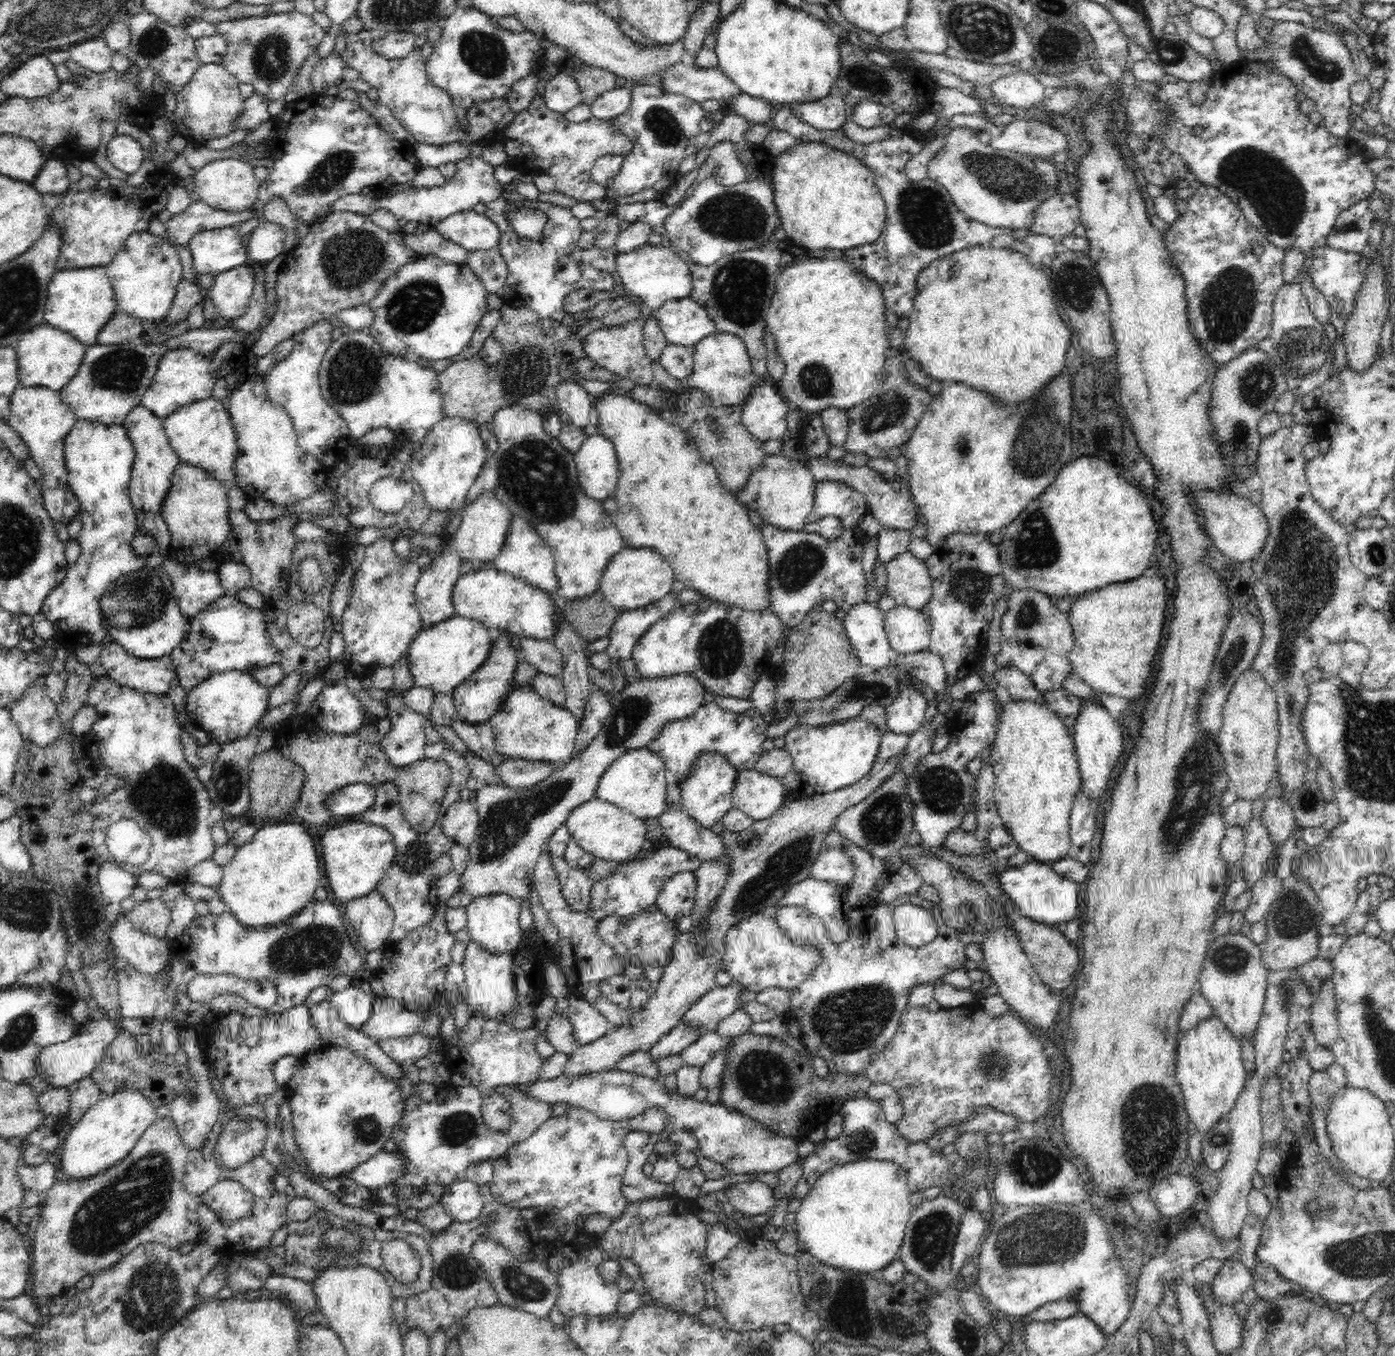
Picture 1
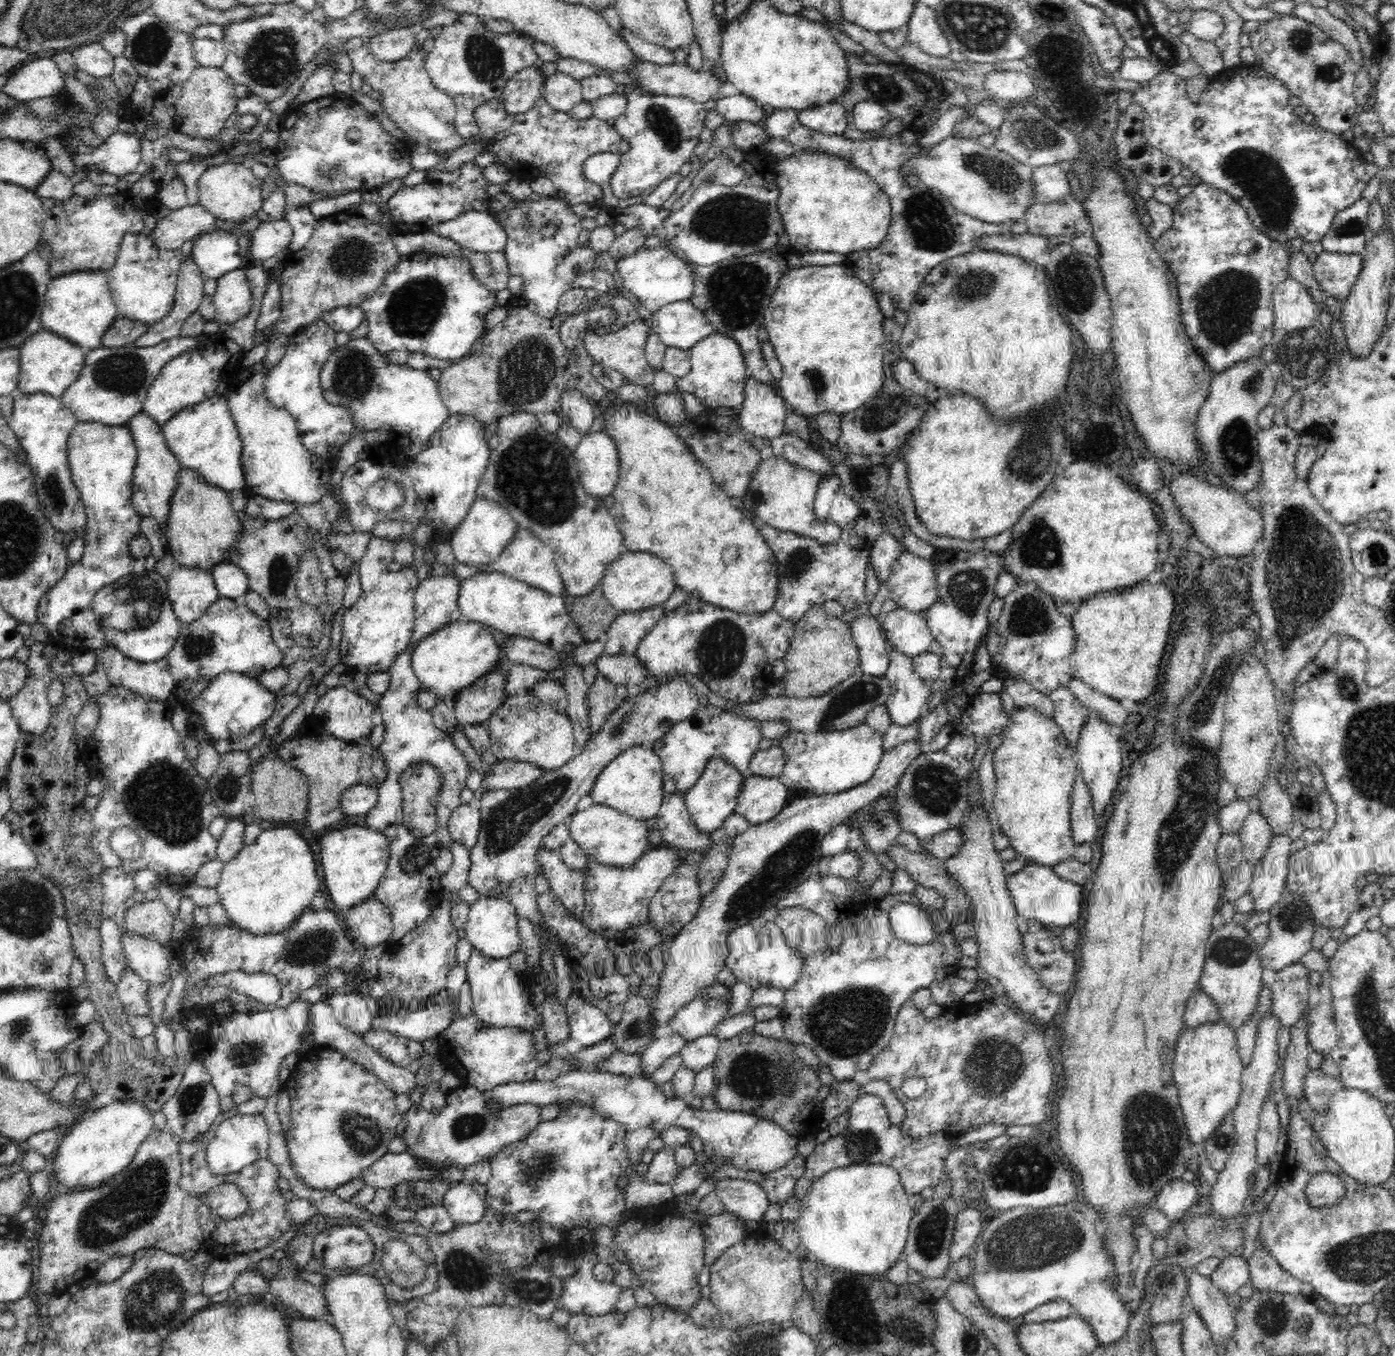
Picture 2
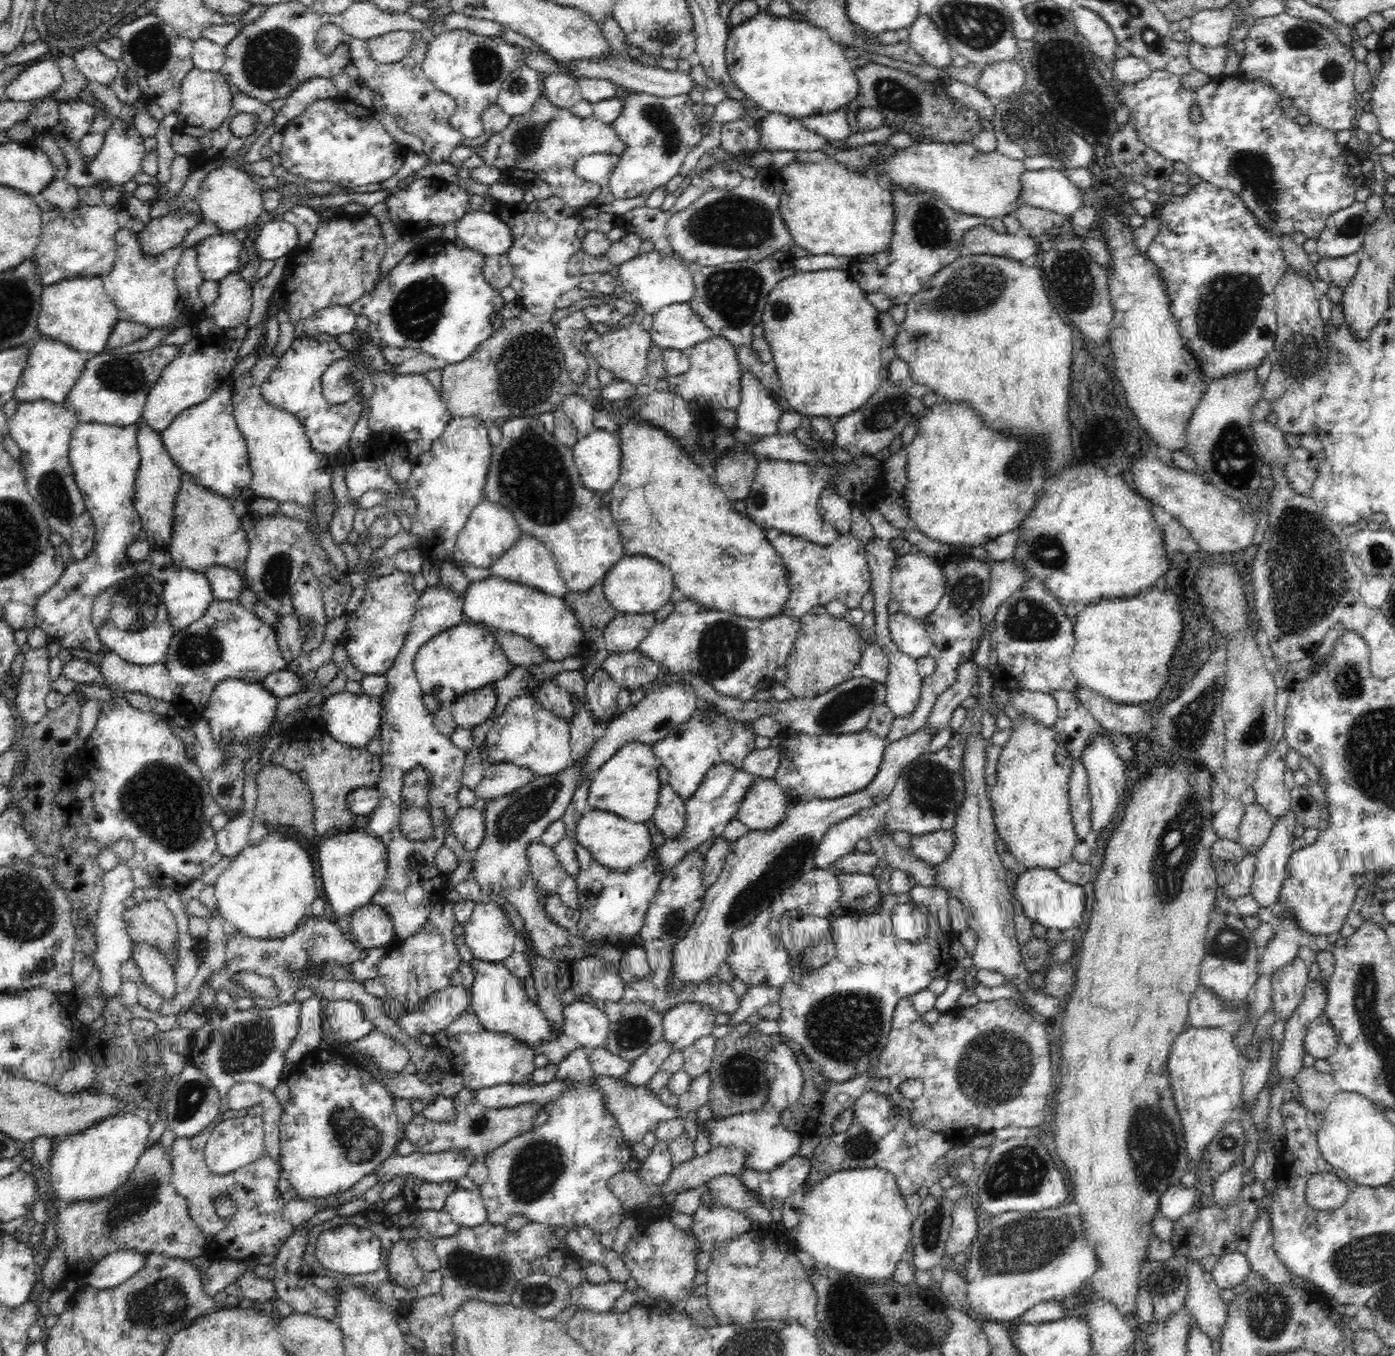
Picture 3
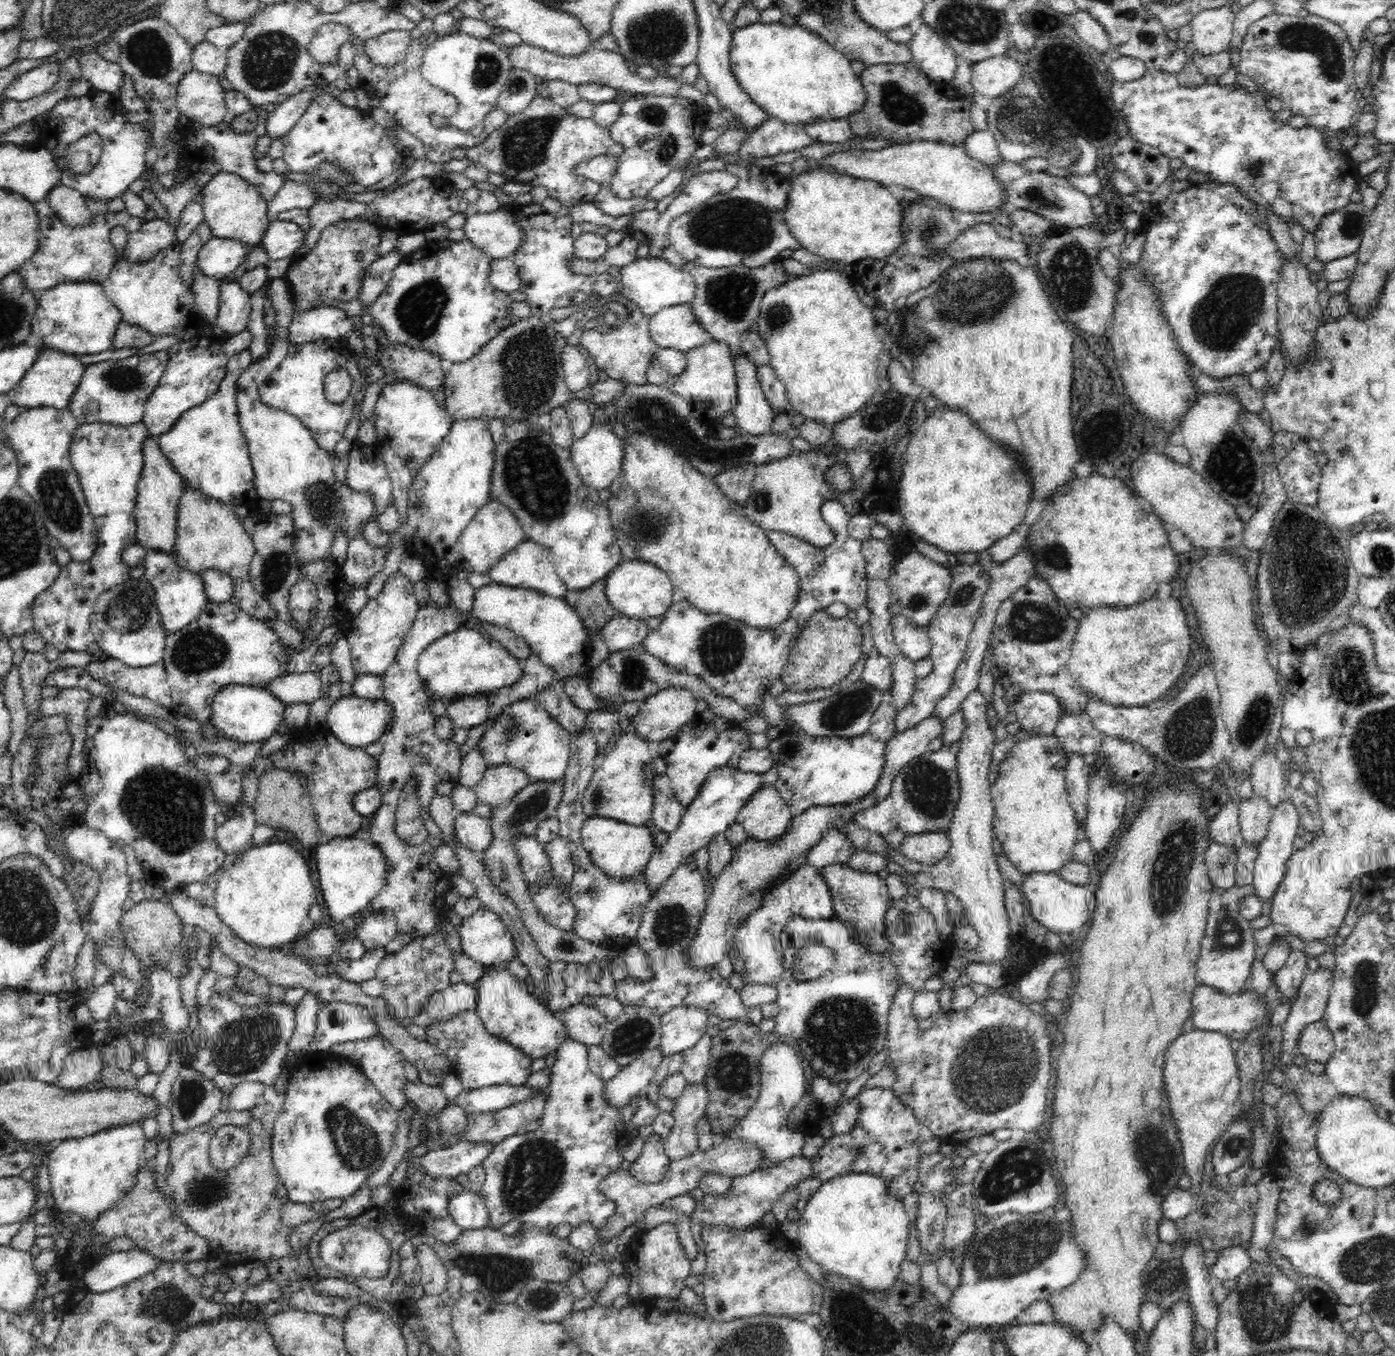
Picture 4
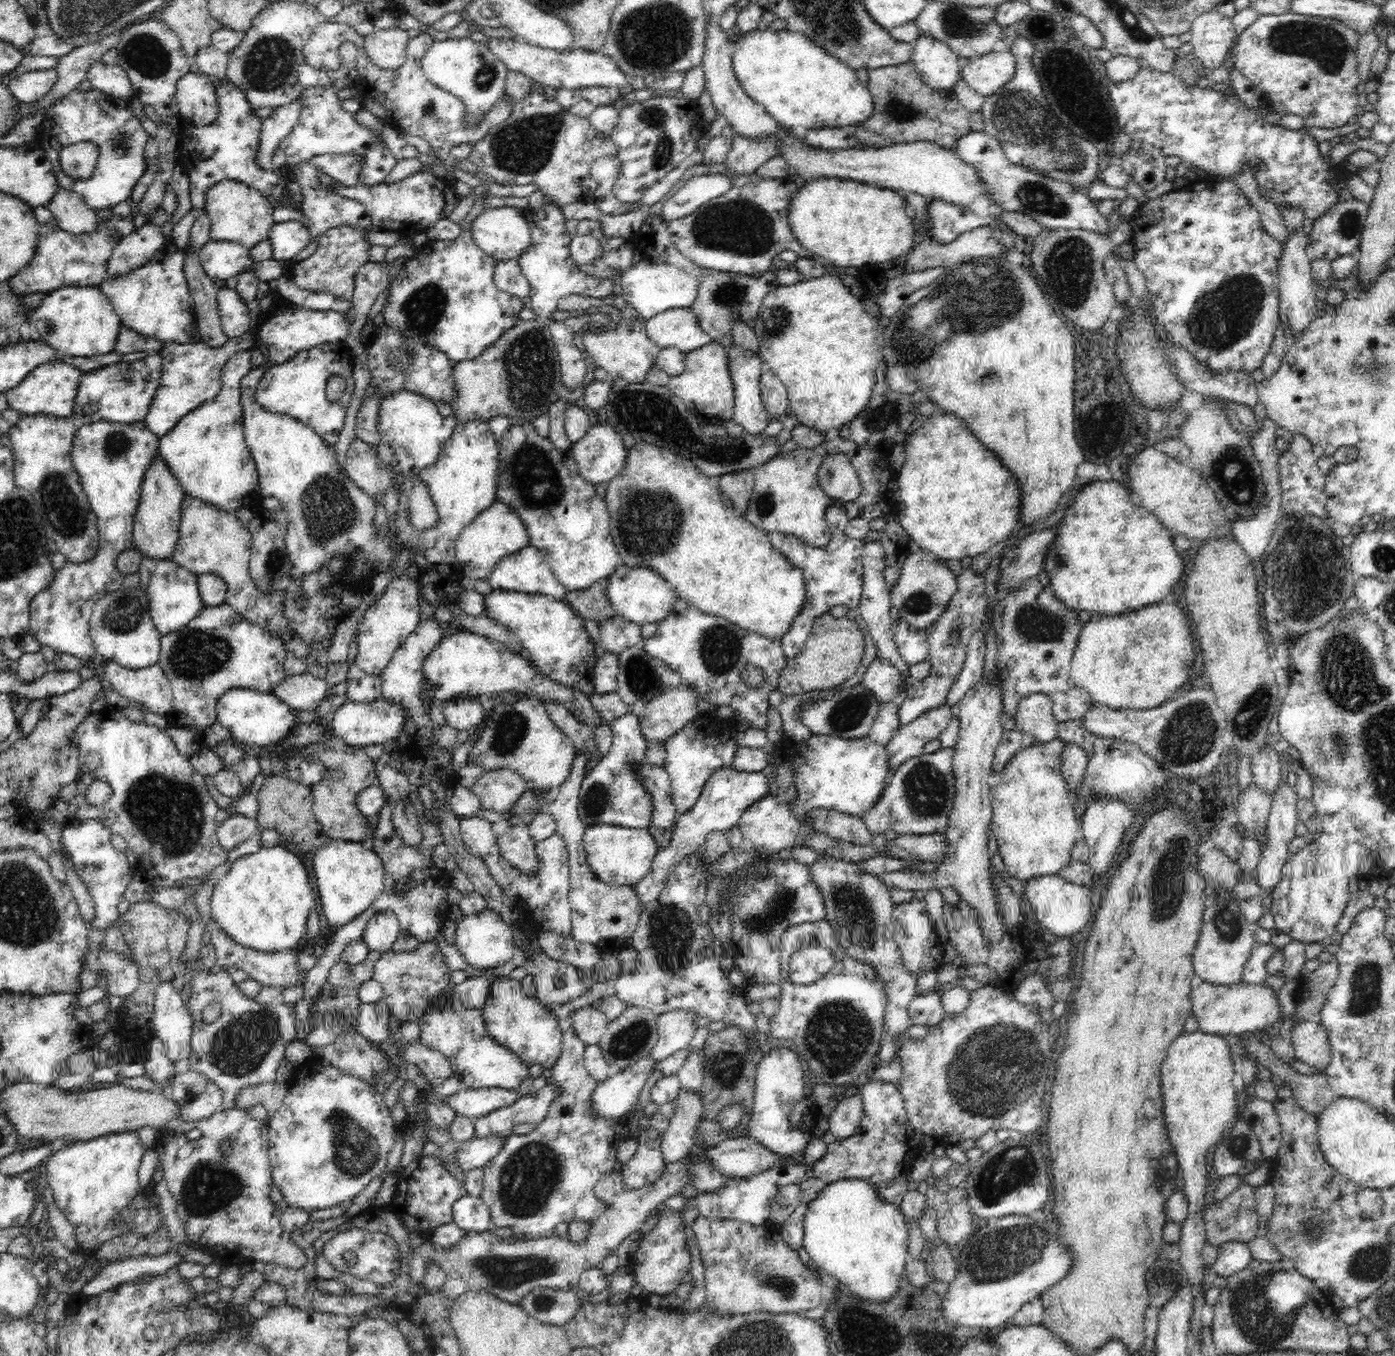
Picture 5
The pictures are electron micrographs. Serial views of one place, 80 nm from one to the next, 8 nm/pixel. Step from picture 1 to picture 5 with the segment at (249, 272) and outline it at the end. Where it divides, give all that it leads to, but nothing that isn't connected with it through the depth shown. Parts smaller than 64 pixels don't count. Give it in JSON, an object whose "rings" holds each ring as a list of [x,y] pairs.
{"rings":[[[222,288],[217,294],[218,312],[223,332],[229,338],[242,336],[251,331],[251,305],[244,303],[235,288]]]}

